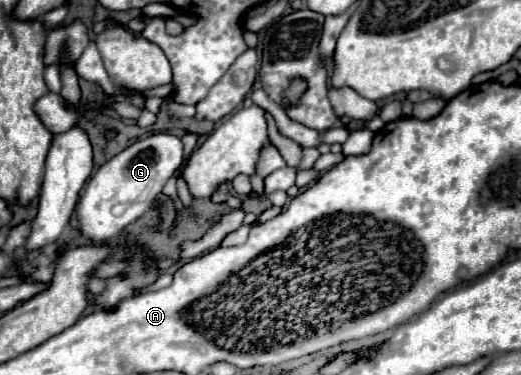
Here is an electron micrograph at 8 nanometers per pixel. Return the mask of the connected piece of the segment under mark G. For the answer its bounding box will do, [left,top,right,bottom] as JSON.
[77,132,183,242]

